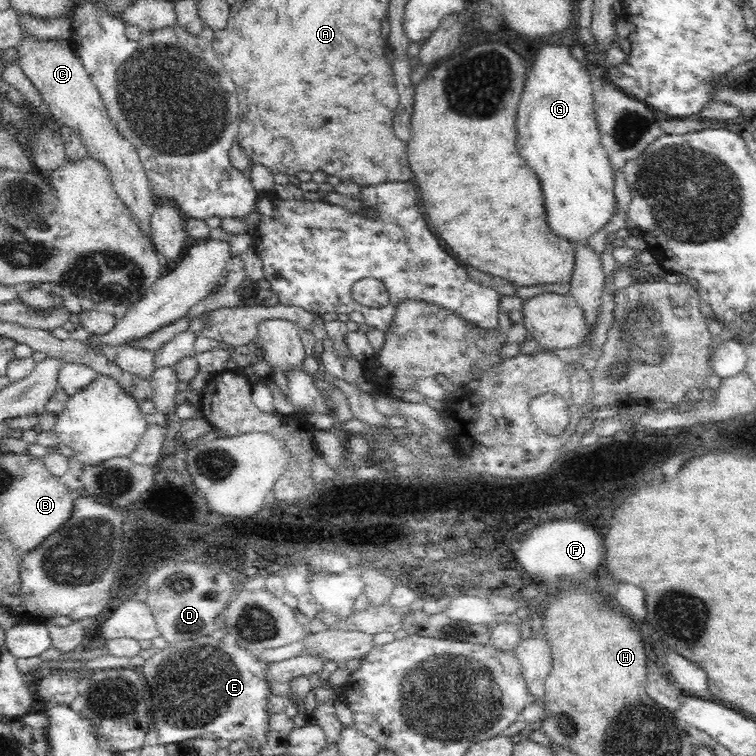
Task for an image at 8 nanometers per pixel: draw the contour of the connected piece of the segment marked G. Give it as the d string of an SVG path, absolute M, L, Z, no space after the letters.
M565 42L564 44L556 46L556 44L546 44L540 50L537 50L536 59L534 60L530 70L527 72L526 84L518 105L516 130L518 138L516 138L516 146L522 158L526 158L526 162L530 164L530 168L538 174L542 192L544 192L544 206L546 206L546 222L551 228L551 231L564 240L570 242L582 242L588 240L601 228L604 228L610 219L617 211L617 202L620 195L617 195L615 190L615 171L613 170L611 161L601 144L601 137L599 128L595 117L595 100L593 95L594 82L588 73L588 69L584 62L578 61L571 55L571 43Z

